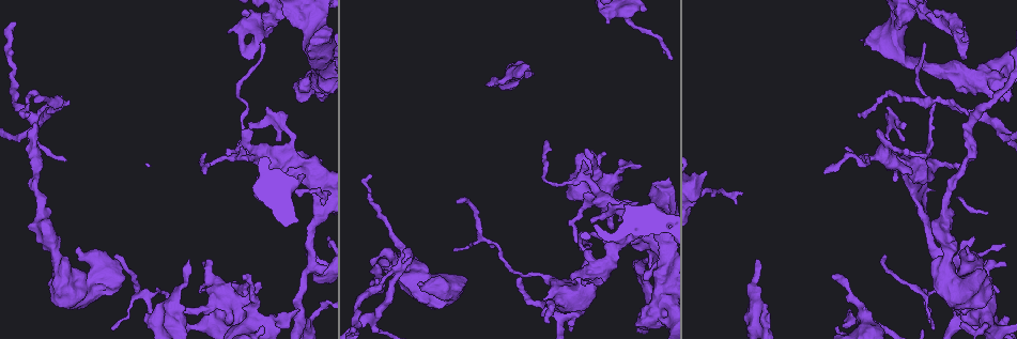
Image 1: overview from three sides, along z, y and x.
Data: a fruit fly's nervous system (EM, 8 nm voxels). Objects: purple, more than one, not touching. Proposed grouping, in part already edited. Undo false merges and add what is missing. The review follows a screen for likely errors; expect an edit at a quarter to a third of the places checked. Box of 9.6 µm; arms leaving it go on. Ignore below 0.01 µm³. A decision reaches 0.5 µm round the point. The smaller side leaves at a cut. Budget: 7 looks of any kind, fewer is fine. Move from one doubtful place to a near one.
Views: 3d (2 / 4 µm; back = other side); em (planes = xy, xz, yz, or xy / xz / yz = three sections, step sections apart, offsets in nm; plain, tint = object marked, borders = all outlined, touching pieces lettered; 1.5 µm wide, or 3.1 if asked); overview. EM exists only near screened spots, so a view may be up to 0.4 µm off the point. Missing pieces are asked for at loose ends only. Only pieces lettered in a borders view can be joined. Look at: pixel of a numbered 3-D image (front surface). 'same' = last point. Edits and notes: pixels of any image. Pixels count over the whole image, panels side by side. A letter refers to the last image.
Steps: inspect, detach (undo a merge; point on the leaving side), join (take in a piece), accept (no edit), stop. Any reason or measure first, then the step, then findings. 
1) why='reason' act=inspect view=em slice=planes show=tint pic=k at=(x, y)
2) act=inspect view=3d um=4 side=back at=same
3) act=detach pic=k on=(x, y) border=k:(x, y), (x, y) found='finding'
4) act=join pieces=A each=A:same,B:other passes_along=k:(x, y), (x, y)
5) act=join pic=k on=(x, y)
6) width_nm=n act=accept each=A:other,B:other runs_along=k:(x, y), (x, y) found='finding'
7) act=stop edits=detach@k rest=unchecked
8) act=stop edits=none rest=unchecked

why='free end' act=inspect view=3d um=2 pic=1 at=(229, 33)

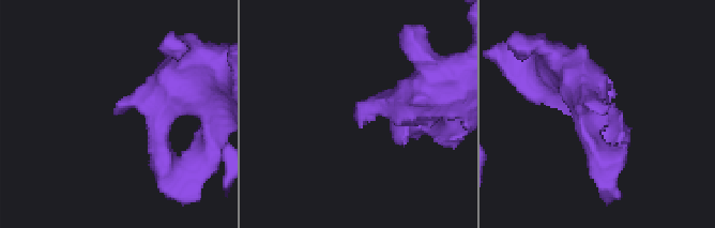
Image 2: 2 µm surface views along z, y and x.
arm_widths_nm=200,360 why='now the EM' act=inspect view=em slice=planes show=tint pic=2 at=(361, 125)

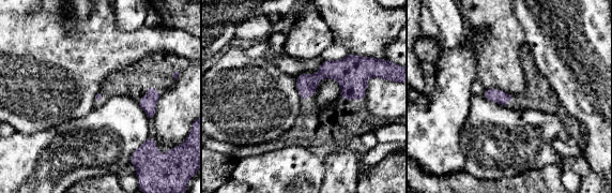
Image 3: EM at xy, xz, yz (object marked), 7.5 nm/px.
why='what lies round it' act=inspect view=em slice=planes show=borders at=same

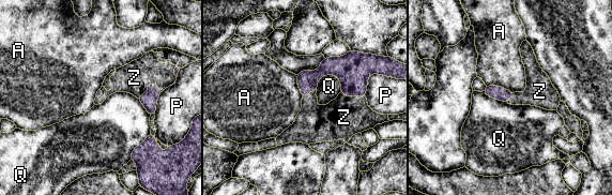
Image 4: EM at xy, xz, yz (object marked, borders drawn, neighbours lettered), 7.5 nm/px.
act=join pieces=Z each=A:other,P:other,Q:other,Z:same found='it goes on there'

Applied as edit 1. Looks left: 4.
why='see it whole again' act=inspect view=overview

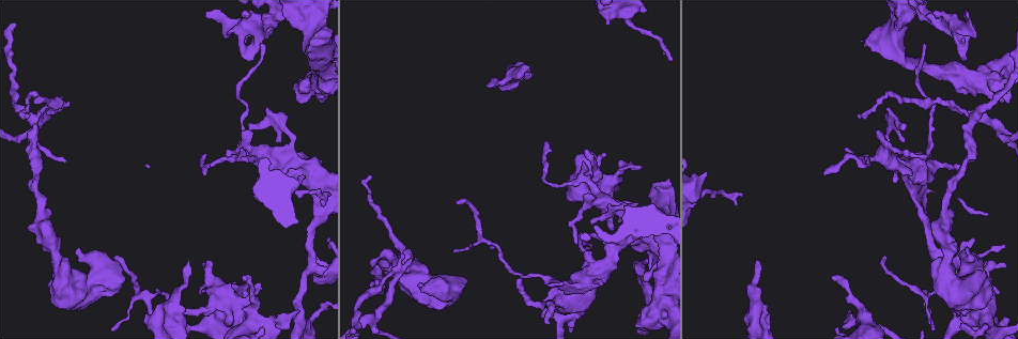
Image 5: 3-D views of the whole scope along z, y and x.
why='thick end' act=inspect view=em slice=planes show=tint pic=5 at=(311, 40)

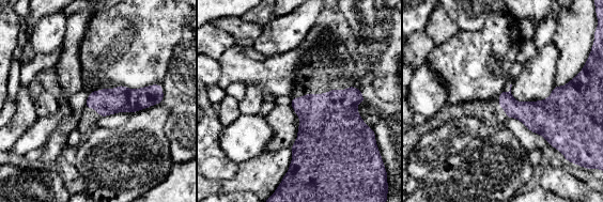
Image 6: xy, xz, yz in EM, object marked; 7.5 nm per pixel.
act=inspect view=em slice=planes show=borders at=same

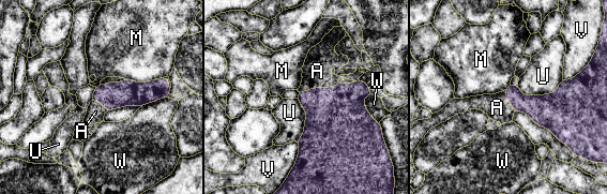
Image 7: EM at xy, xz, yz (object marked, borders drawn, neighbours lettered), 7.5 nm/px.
act=join pieces=A each=A:same,M:other,U:other,V:other,W:other passes_along=7:(334, 115), (315, 88), (317, 71) found='the neuron continues'

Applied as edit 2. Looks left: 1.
why='an open end' act=inspect view=em slice=planes show=borders pic=5 at=(243, 276)

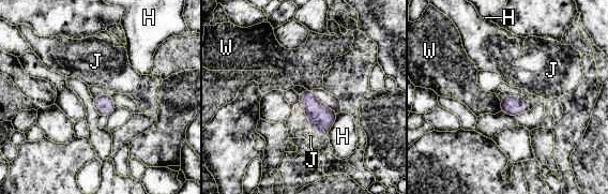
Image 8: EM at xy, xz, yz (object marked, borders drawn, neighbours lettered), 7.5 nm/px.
act=accept each=H:other,J:other,W:other border=8:(500, 101), (501, 110) found='none of them fits'

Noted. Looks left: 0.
act=stop edits=join@4,join@7 rest=unchecked

